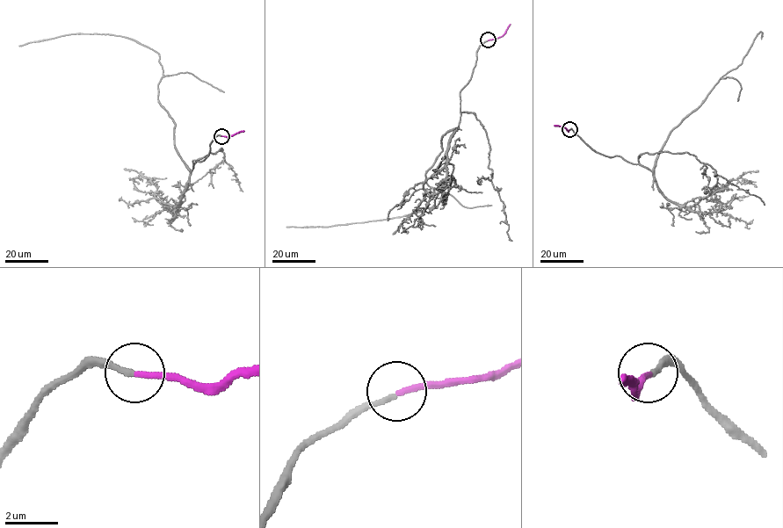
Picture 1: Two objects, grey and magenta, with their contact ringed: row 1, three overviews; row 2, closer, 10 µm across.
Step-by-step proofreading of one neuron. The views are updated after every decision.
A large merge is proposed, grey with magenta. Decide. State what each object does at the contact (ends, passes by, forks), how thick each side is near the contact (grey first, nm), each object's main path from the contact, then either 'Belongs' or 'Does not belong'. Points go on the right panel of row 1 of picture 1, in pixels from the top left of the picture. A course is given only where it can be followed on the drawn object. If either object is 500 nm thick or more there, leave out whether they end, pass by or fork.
At the ring grey ends. At the ring magenta ends. Thickness 200 nm (grey) against 240 nm. Course of grey: (569, 129), (598, 153), (651, 170), (670, 133), (742, 62), (760, 32), (761, 38). Course of magenta: (569, 129), (554, 125). Belongs

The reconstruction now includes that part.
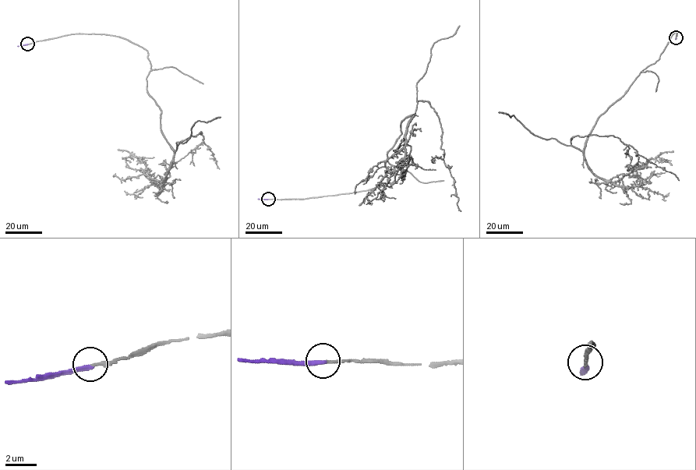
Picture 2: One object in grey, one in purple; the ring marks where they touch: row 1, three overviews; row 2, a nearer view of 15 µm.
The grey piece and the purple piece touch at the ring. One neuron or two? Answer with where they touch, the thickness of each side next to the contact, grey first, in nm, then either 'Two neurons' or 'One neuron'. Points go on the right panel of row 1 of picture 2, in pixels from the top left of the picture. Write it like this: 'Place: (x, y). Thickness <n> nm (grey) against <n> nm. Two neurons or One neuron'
Place: (676, 37). Thickness 180 nm (grey) against 280 nm. One neuron

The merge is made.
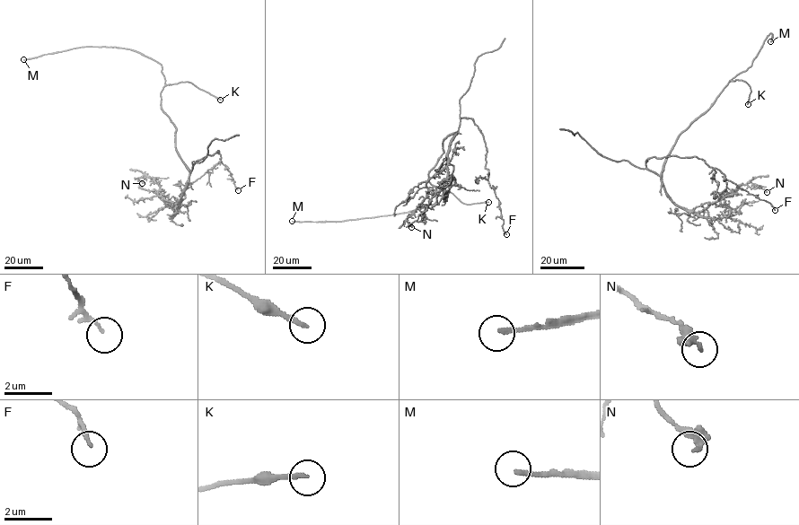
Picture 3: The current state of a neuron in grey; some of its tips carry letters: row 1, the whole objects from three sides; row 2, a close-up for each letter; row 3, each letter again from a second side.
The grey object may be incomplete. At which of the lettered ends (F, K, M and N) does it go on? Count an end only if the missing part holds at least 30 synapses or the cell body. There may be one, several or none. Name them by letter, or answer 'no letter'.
M

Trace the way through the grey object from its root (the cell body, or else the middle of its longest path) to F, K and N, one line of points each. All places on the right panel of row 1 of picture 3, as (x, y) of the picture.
F: (692, 123), (678, 136), (659, 175), (646, 168), (646, 160), (654, 156), (696, 156), (775, 210)
K: (692, 123), (709, 108), (730, 81), (744, 81), (750, 87), (748, 104)
N: (692, 123), (678, 136), (662, 171), (662, 185), (672, 201), (700, 212), (746, 183), (767, 192)

